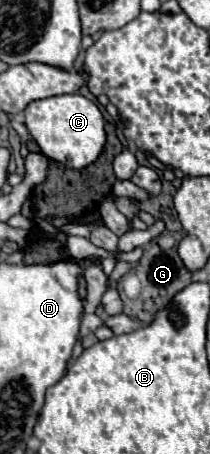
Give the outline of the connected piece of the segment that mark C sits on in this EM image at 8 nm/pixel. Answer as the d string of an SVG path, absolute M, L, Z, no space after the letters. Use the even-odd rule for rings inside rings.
M79 93L31 101L25 109L25 125L33 141L49 159L71 169L91 165L105 145L105 119L93 101Z

